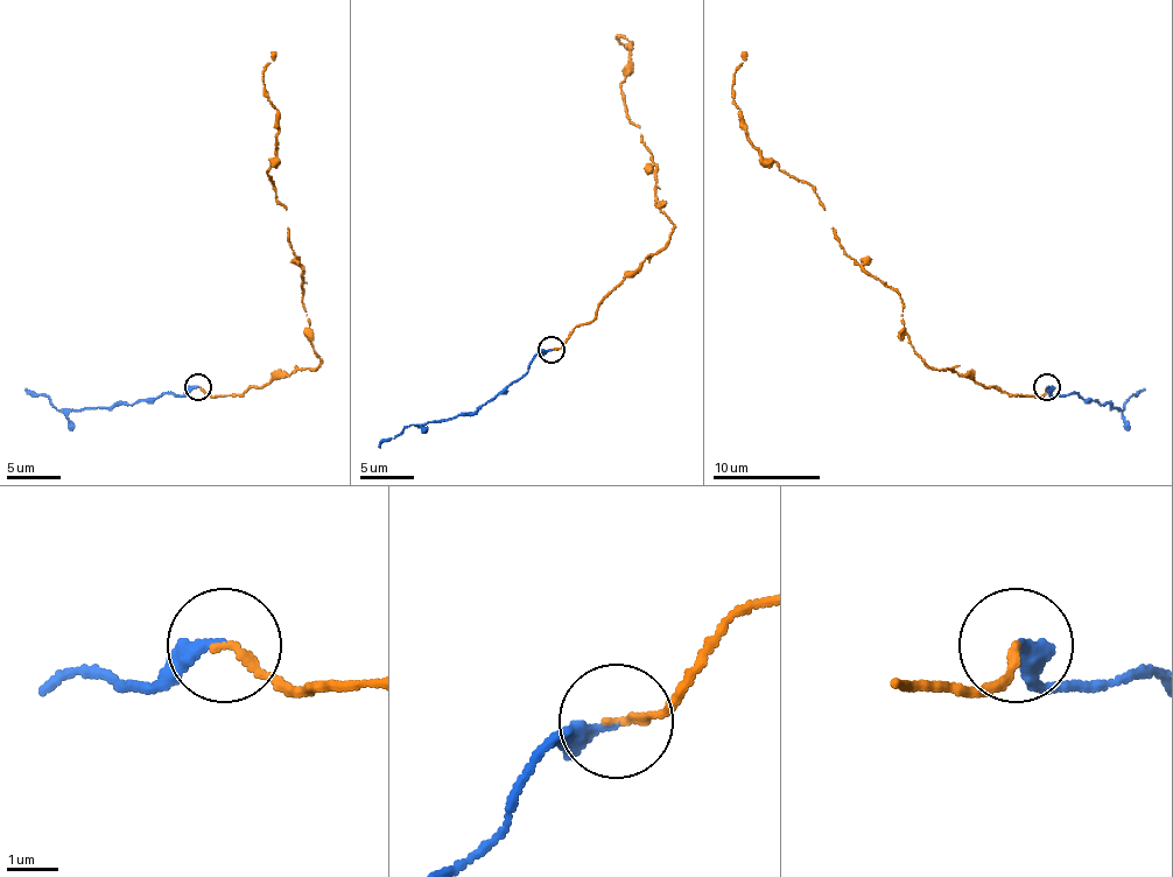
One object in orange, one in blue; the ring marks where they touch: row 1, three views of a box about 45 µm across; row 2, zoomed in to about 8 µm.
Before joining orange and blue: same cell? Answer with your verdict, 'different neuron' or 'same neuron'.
same neuron

